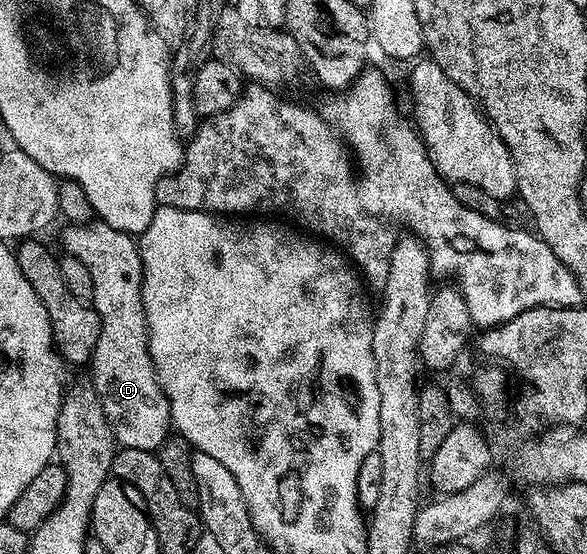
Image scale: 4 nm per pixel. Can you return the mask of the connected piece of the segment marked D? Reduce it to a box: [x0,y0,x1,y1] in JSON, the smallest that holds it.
[64,222,173,452]

